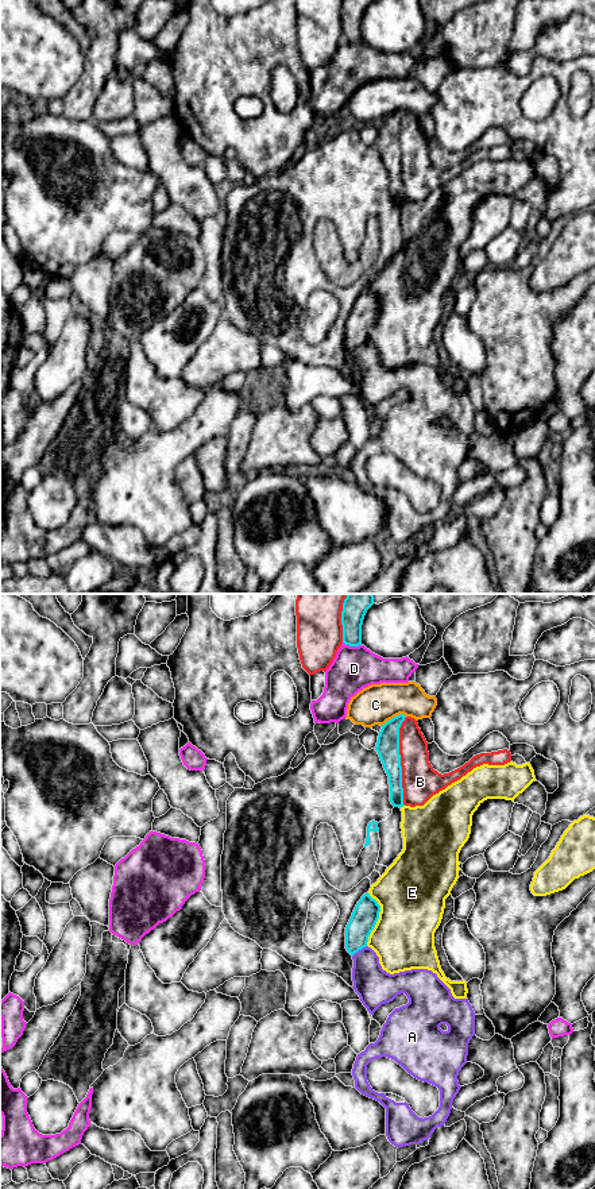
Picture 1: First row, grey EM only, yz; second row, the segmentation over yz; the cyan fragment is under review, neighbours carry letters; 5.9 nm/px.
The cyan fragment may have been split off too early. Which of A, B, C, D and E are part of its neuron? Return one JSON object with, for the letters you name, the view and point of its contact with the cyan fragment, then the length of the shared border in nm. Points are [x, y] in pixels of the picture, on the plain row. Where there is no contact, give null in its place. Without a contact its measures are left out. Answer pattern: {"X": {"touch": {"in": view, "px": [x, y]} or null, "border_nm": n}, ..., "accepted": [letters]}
{"accepted": []}

